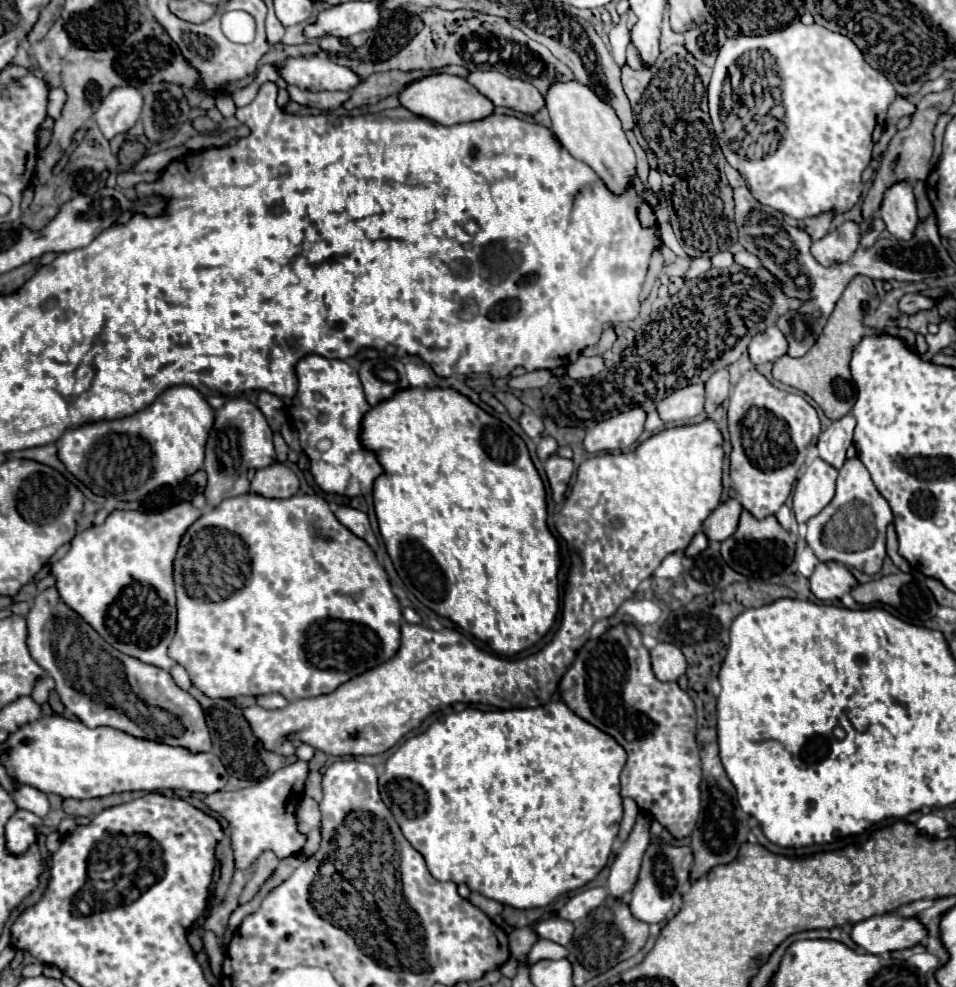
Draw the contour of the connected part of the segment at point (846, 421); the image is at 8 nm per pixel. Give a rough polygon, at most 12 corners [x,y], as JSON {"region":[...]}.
{"region":[[853,414],[835,420],[819,436],[819,456],[837,470],[851,446]]}

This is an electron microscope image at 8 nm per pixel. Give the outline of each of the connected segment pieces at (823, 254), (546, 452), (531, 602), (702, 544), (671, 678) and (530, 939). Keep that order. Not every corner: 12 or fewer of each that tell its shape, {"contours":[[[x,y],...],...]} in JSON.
{"contours":[[[855,222],[813,242],[821,266],[847,262],[861,240]],[[543,436],[537,444],[537,456],[545,462],[557,452],[555,438]],[[455,390],[363,418],[393,566],[513,656],[559,612],[525,442]],[[697,532],[687,546],[687,556],[697,556],[707,548],[709,540]],[[667,642],[651,650],[653,672],[661,682],[685,674],[683,652]],[[529,926],[509,934],[511,958],[525,962],[537,942]]]}

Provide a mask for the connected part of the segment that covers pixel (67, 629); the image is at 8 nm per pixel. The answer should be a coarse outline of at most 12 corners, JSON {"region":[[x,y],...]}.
{"region":[[37,594],[27,646],[85,726],[211,750],[199,702]]}

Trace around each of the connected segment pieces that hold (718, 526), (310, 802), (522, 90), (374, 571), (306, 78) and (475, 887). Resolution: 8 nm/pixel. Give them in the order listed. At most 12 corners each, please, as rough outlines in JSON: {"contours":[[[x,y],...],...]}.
{"contours":[[[729,498],[703,522],[711,542],[737,530],[743,506]],[[305,796],[297,806],[303,834],[319,826],[319,804]],[[501,72],[467,80],[495,106],[535,116],[545,106],[533,84]],[[321,496],[223,500],[175,558],[209,698],[329,694],[399,650]],[[327,56],[287,58],[281,76],[299,88],[351,92],[361,78]],[[467,707],[379,794],[441,882],[545,908],[607,864],[625,750]]]}

